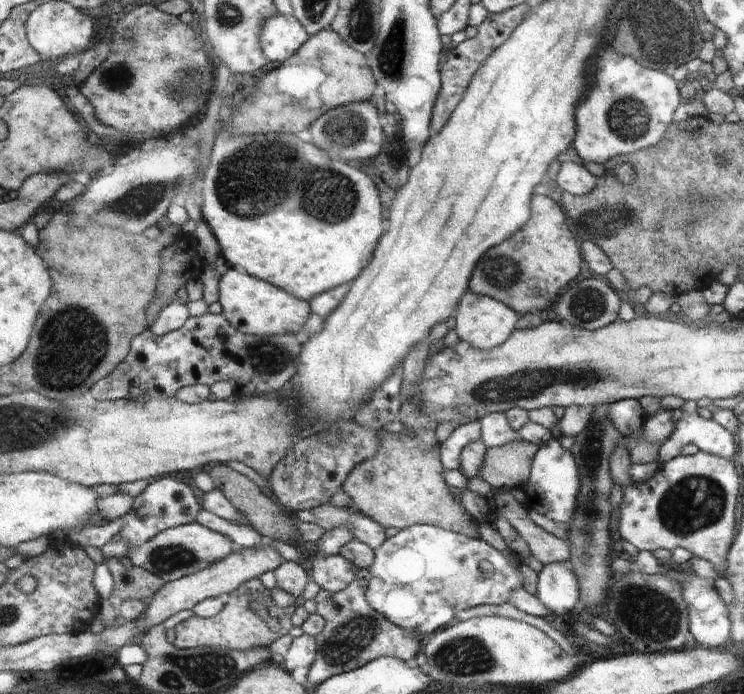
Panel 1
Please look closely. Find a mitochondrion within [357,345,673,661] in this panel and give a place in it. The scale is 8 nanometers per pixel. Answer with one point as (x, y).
(522, 384)

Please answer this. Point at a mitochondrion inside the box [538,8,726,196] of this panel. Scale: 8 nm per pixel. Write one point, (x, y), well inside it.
(629, 115)

